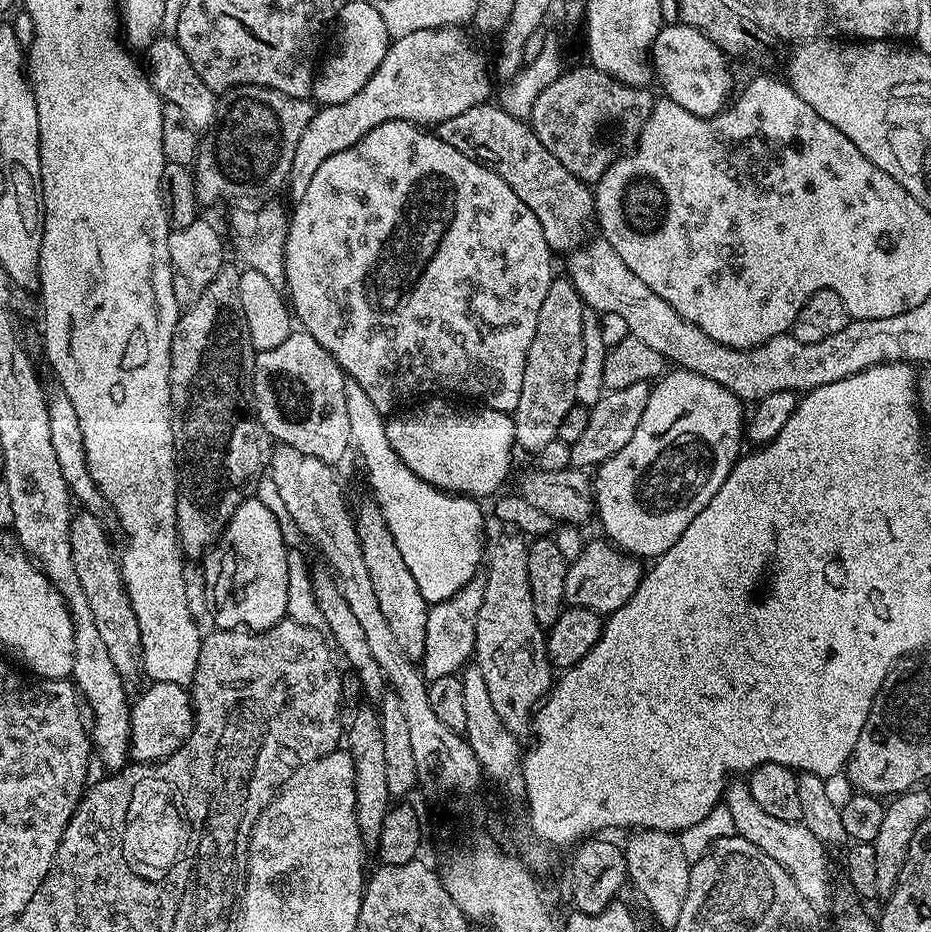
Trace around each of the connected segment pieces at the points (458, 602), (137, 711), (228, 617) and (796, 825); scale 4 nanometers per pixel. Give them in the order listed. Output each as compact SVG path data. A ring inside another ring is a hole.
M477 574L466 586L441 604L433 604L426 618L426 650L422 661L422 675L431 682L443 676L455 676L473 659L475 650L475 620L482 607L484 576Z
M157 680L147 685L149 688L140 697L131 701L129 757L140 766L152 766L163 762L190 738L196 714L192 711L189 689L182 684Z
M246 498L238 506L238 510L230 518L230 522L224 527L218 543L215 545L216 552L216 568L212 568L208 572L208 584L212 587L212 616L216 619L215 627L223 630L226 628L238 628L249 632L265 632L268 628L282 619L285 619L288 611L288 558L290 549L284 545L284 532L280 529L281 517L277 513L271 512L257 498Z
M744 782L729 783L724 790L722 804L729 808L735 835L746 838L746 842L758 846L762 854L770 854L770 858L774 858L778 866L787 870L790 878L794 878L794 886L798 886L806 902L810 902L817 910L823 909L823 904L825 907L829 903L834 883L832 884L832 872L828 869L828 858L824 854L826 846L818 838L814 838L814 834L810 834L810 830L806 830L804 824L795 820L770 818L770 814L766 814L766 810L762 810L762 806L754 802L747 783Z

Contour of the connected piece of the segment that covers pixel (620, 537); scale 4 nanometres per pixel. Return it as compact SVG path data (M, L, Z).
M672 370L655 385L634 438L594 472L594 512L598 520L600 516L603 535L615 547L637 558L659 558L678 542L686 526L718 494L742 455L740 440L742 444L746 436L746 412L740 408L742 402L734 393L710 382L710 378L702 378L702 374Z

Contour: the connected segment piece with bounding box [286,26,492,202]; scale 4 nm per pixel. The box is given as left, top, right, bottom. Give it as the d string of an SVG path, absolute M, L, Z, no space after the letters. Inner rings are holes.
M456 26L447 28L423 28L406 34L402 38L392 40L386 50L386 58L374 74L370 74L370 82L354 94L354 98L346 98L341 104L325 104L317 107L314 118L310 118L310 126L302 133L298 146L294 146L294 162L290 162L290 174L286 181L289 201L295 202L306 194L306 186L310 186L310 178L330 154L338 154L350 146L354 146L363 136L370 134L374 126L391 120L409 120L417 126L435 126L446 122L446 118L454 118L474 106L485 103L489 99L488 91L492 84L490 78L490 60L480 52L472 49L468 36Z

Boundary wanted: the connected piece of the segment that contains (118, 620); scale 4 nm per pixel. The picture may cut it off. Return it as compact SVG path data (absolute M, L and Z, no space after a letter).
M77 511L70 526L70 554L74 558L74 571L78 574L78 582L86 594L90 614L94 614L94 626L106 645L106 651L110 653L110 662L114 662L120 676L139 677L142 672L142 636L138 630L138 620L134 618L128 592L124 588L124 579L120 576L117 549L112 549L112 544L108 541L104 522L93 512Z

